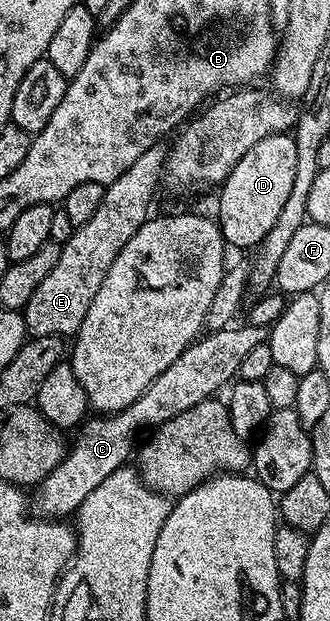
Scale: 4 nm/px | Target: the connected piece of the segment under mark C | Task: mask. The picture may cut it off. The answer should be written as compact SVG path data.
M238 325L213 330L197 338L185 348L182 356L178 356L178 360L174 360L174 364L170 364L170 368L166 368L166 372L162 372L162 376L154 379L150 388L146 388L134 404L116 414L89 417L75 435L76 443L73 446L71 443L58 468L54 468L54 472L50 472L35 487L36 499L31 499L31 509L45 520L64 520L75 515L82 500L86 500L86 496L90 496L90 492L94 492L94 488L98 488L110 472L118 472L118 468L129 465L128 457L137 453L141 439L174 416L182 416L186 408L194 408L194 404L202 404L213 397L217 393L215 390L223 391L237 377L238 364L242 364L244 357L256 345L268 340L269 327Z

